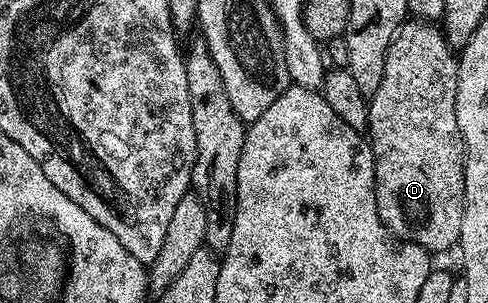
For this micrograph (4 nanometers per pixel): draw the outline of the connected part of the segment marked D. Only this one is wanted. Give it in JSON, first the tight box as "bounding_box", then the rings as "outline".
{"bounding_box":[366,18,463,253],"outline":[[[408,18],[389,45],[381,85],[369,97],[366,134],[375,158],[375,196],[381,221],[399,239],[421,245],[428,253],[446,253],[458,244],[463,208],[463,142],[457,129],[459,60],[434,22]]]}

